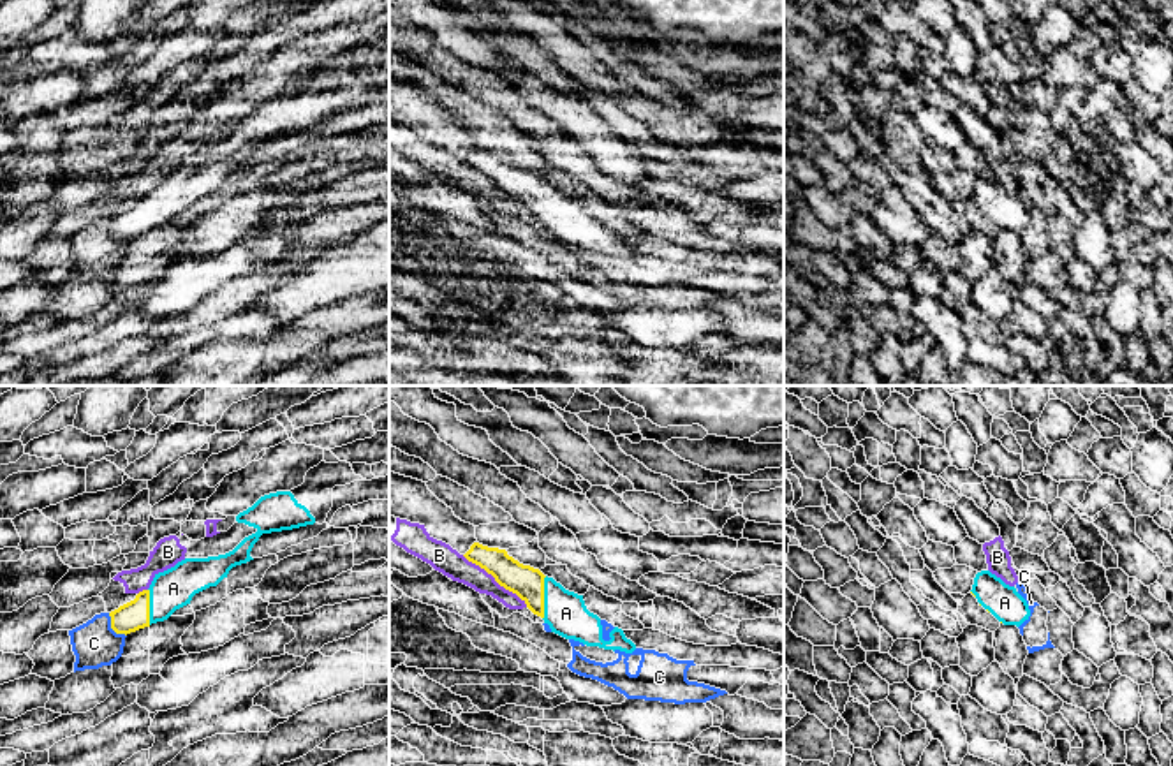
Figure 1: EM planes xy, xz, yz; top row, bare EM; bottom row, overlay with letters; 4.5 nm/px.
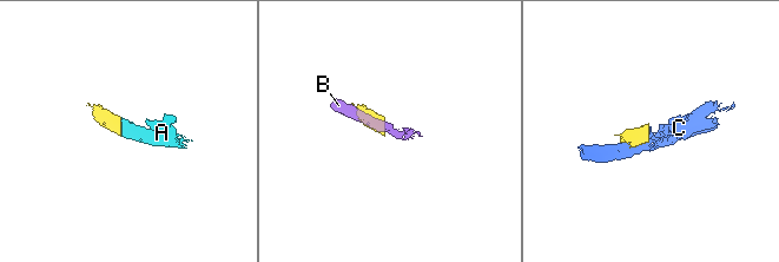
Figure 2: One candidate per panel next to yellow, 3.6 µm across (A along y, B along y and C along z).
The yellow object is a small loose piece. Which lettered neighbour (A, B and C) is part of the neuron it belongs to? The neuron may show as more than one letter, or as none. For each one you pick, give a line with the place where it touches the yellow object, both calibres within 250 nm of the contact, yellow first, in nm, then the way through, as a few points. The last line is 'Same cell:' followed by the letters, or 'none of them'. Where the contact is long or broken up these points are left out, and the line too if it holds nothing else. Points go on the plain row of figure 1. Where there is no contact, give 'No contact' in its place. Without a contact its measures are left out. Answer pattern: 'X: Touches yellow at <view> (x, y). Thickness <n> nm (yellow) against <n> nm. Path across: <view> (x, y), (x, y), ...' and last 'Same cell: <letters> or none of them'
A: Touches yellow at xz (543, 203). Thickness 150 nm (yellow) against 190 nm
Same cell: A

